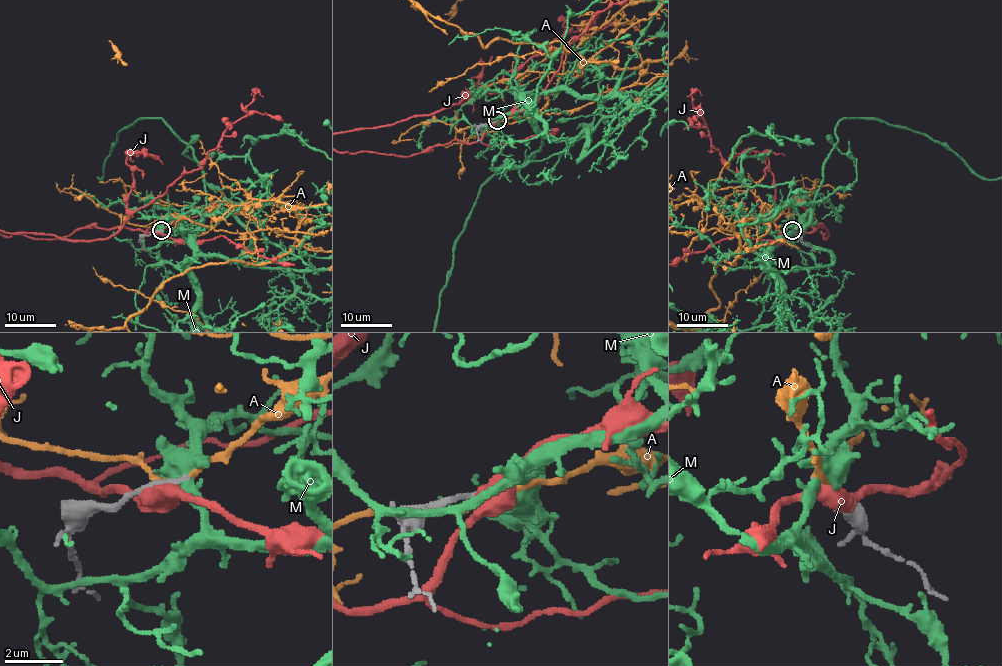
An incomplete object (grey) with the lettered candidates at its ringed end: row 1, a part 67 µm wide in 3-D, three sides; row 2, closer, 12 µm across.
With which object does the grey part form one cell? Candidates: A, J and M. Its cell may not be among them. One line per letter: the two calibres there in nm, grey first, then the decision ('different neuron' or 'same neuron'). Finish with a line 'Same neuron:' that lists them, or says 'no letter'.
A: 220/190 nm | same neuron
J: 220/440 nm | different neuron
M: 180/460 nm | different neuron
Same neuron: A

